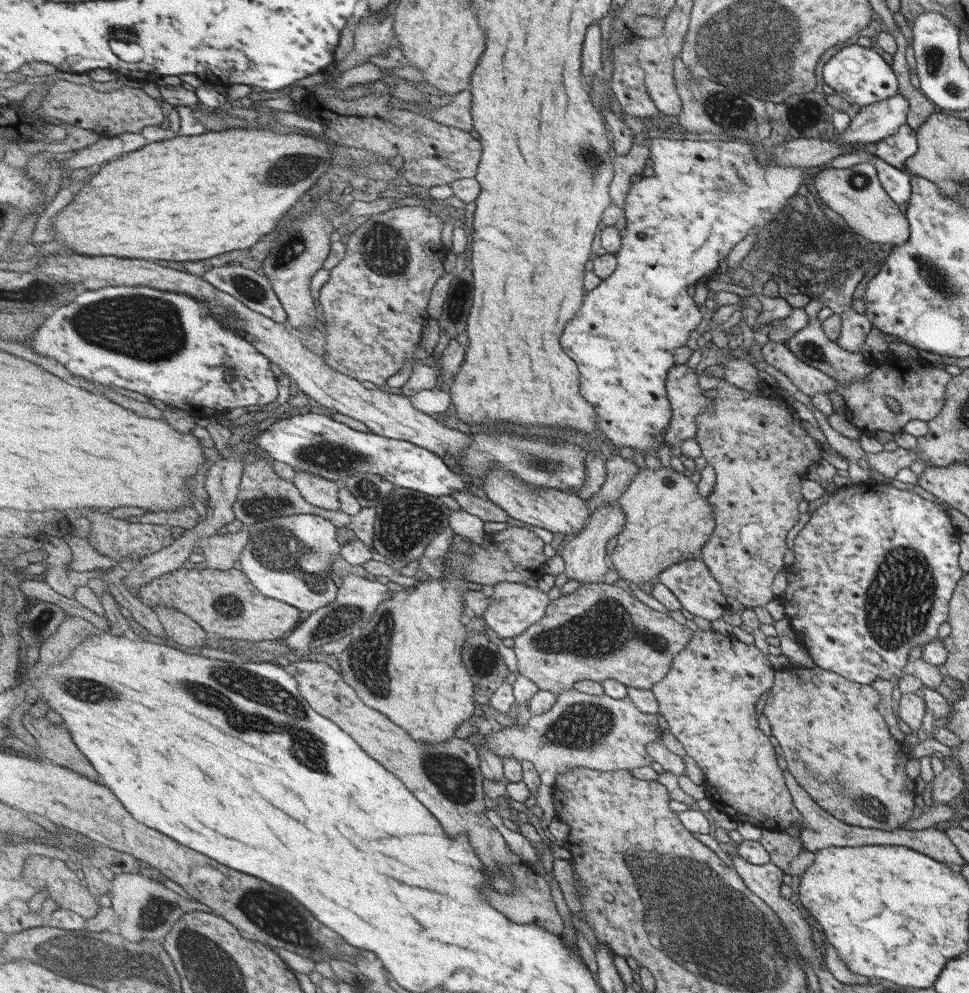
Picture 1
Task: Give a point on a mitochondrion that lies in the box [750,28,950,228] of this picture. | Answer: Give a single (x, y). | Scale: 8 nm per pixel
(808, 114)

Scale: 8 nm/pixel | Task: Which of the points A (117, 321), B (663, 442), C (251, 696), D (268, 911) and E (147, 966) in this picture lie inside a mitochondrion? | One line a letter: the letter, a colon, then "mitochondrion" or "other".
A: mitochondrion
B: other
C: mitochondrion
D: mitochondrion
E: mitochondrion

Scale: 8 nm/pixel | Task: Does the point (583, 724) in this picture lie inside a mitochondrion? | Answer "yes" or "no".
yes

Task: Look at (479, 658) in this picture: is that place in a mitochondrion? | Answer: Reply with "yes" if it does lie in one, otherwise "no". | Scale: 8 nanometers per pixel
yes

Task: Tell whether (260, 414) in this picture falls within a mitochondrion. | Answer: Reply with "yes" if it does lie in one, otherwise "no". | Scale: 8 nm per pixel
no

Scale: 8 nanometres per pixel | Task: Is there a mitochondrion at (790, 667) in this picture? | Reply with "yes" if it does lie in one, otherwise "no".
no

